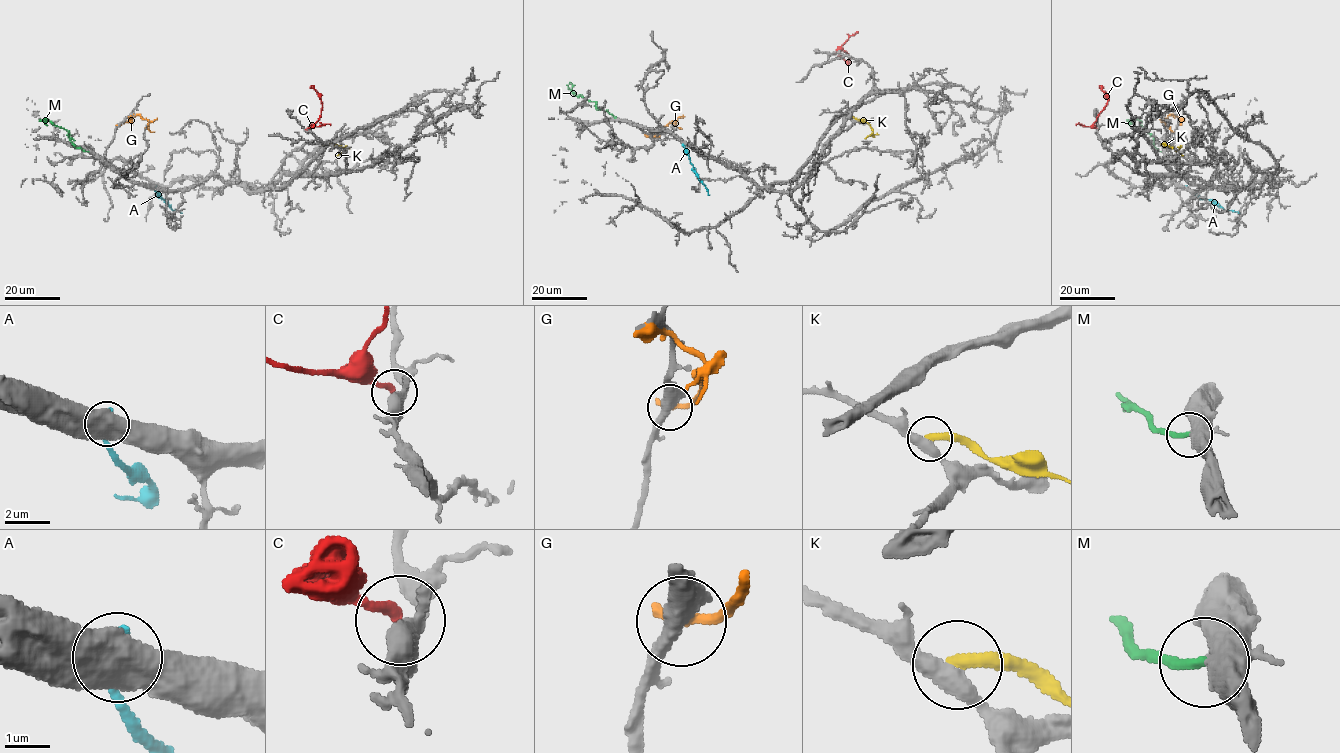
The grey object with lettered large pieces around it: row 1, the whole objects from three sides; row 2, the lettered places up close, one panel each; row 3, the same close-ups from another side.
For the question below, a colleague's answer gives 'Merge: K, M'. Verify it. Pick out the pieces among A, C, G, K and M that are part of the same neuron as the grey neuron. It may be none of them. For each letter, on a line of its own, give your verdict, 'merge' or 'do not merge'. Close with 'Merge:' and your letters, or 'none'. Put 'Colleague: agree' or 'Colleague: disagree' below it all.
A: do not merge
C: do not merge
G: do not merge
K: do not merge
M: merge
Merge: M
Colleague: disagree

